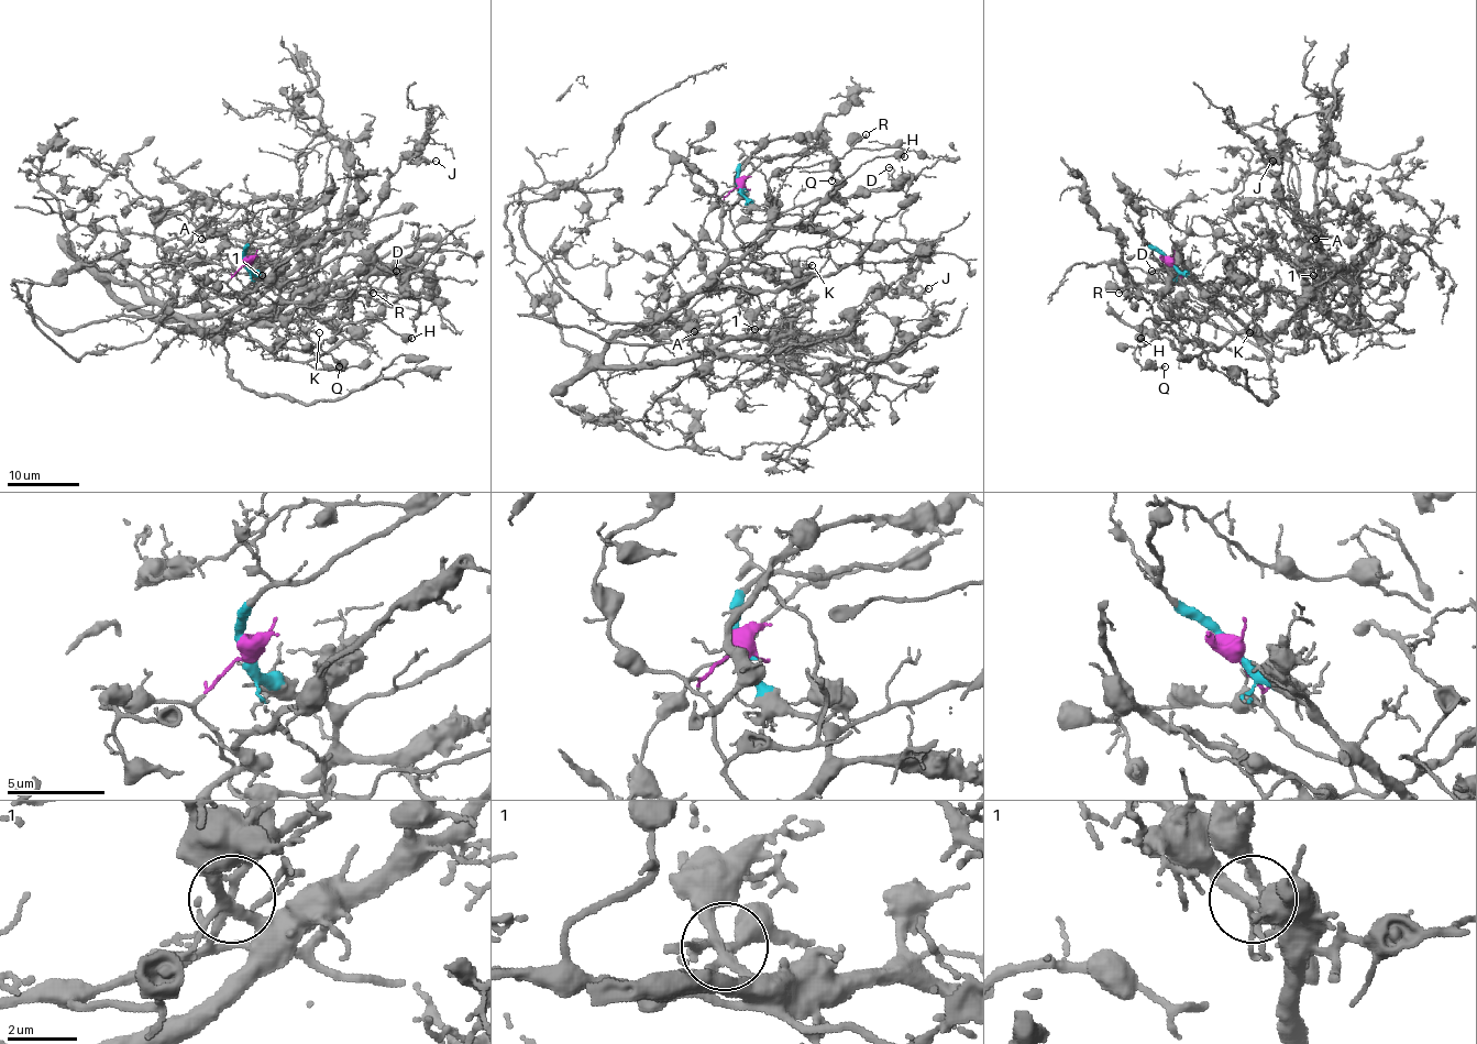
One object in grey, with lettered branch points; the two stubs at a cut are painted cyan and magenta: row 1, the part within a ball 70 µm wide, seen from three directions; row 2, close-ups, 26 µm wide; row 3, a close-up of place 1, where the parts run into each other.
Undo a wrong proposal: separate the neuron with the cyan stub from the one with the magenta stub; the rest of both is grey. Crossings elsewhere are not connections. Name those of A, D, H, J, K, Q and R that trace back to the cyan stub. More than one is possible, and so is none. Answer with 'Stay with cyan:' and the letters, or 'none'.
Stay with cyan: A, D, J

